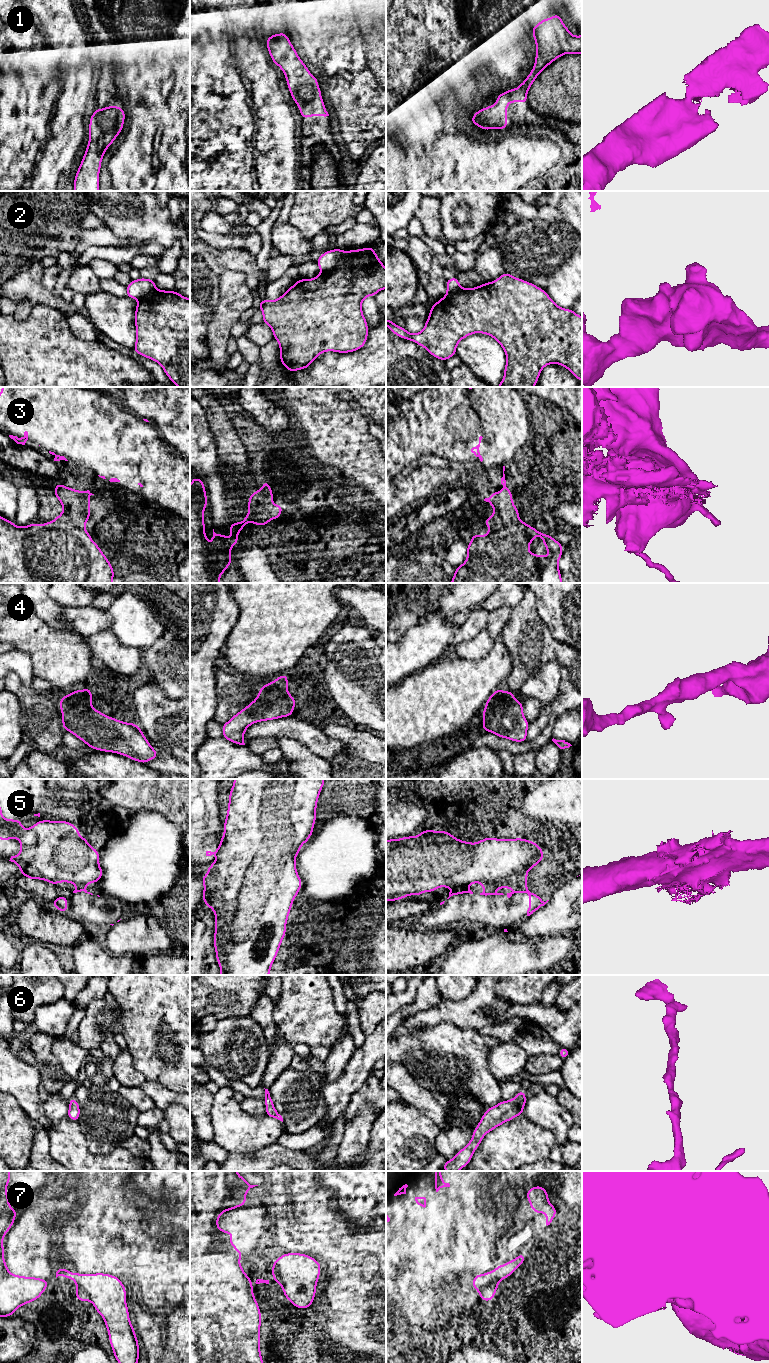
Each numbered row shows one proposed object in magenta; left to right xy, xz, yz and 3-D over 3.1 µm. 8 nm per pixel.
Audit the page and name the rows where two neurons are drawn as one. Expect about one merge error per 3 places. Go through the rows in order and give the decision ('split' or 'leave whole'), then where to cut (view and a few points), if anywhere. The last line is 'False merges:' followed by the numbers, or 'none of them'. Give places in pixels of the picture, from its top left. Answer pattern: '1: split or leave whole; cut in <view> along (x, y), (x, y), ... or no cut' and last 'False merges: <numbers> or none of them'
1: leave whole; no cut
2: split; cut in xz along (343, 251), (343, 259), (333, 268), (322, 272)
3: split; cut in xy along (56, 518), (76, 519), (83, 528)
4: leave whole; no cut
5: leave whole; no cut
6: leave whole; no cut
7: split; cut in yz along (497, 1281), (491, 1280), (483, 1286), (474, 1286)
False merges: 2, 3, 7

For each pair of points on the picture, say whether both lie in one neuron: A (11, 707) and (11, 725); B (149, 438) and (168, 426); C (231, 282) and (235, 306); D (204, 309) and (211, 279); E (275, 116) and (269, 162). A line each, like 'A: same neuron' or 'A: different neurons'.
A: same neuron
B: different neurons
C: same neuron
D: same neuron
E: different neurons

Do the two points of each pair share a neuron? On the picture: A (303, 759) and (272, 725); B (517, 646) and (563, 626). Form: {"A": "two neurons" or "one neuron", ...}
{"A": "two neurons", "B": "two neurons"}

